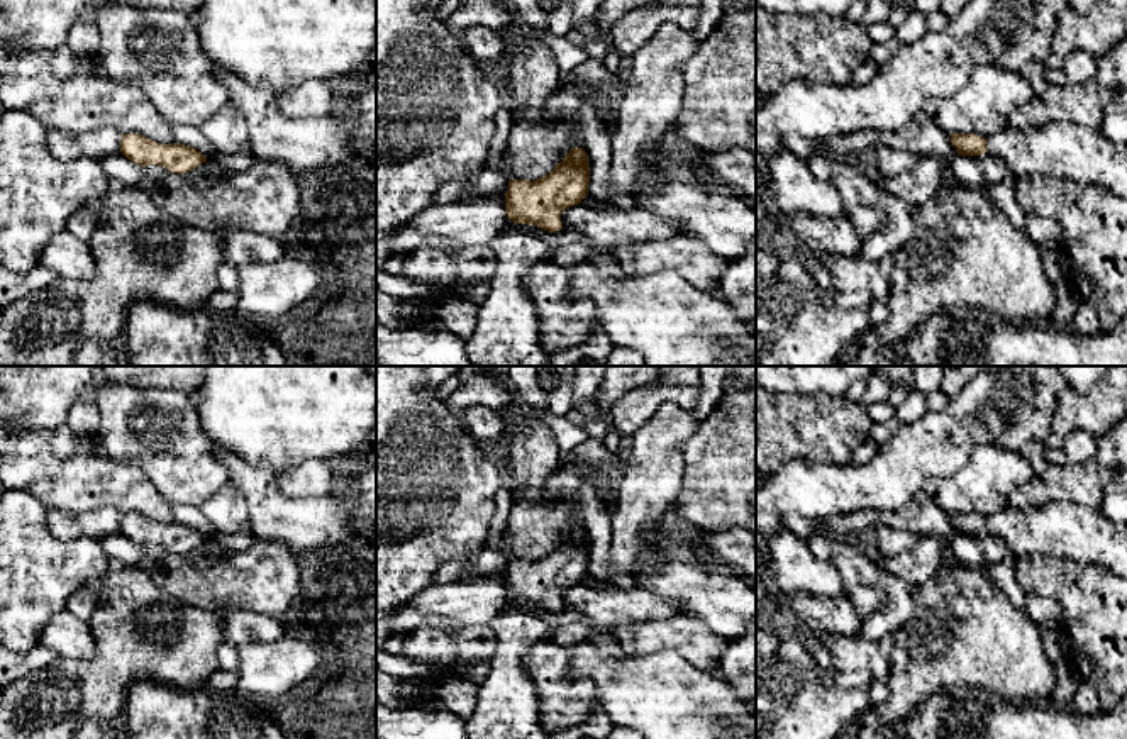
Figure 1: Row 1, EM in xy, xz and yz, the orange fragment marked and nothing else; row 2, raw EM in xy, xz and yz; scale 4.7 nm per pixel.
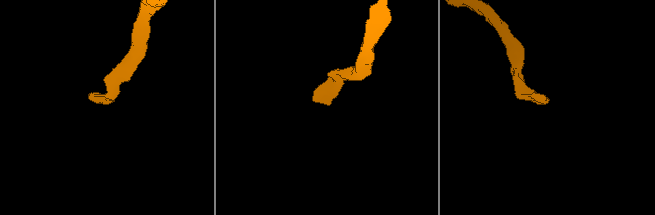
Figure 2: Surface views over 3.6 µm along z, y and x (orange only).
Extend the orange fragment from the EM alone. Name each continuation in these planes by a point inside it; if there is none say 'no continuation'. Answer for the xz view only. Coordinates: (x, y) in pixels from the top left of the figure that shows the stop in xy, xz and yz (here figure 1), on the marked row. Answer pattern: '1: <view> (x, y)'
1: xz (507, 333)

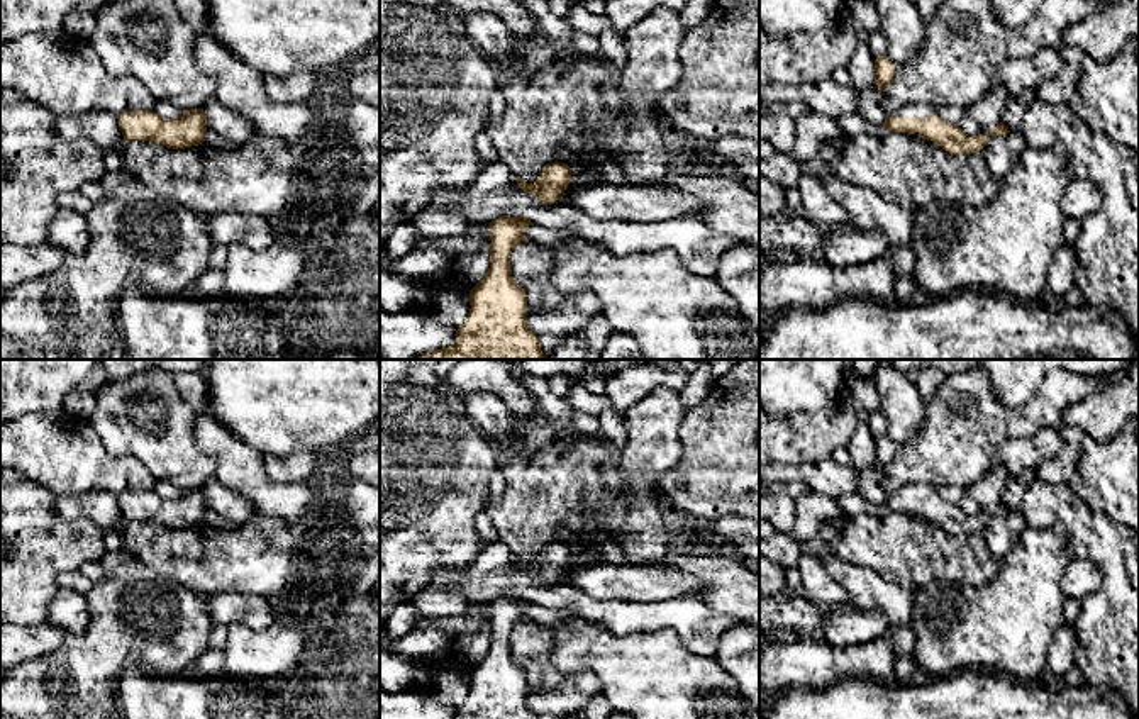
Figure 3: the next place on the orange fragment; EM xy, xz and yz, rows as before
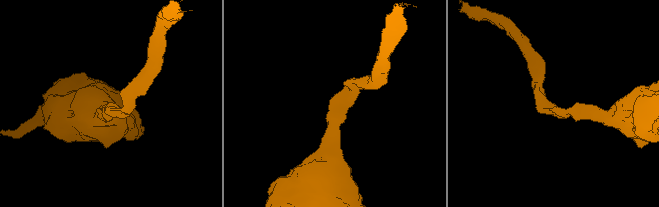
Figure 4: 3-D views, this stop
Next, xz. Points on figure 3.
no continuation

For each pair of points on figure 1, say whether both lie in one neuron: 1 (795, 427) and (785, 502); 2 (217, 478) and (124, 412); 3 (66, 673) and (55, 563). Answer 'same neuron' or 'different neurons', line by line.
1: different neurons
2: same neuron
3: different neurons

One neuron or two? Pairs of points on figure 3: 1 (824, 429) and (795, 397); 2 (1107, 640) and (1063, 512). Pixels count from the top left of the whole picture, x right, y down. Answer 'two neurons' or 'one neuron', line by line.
1: two neurons
2: one neuron

